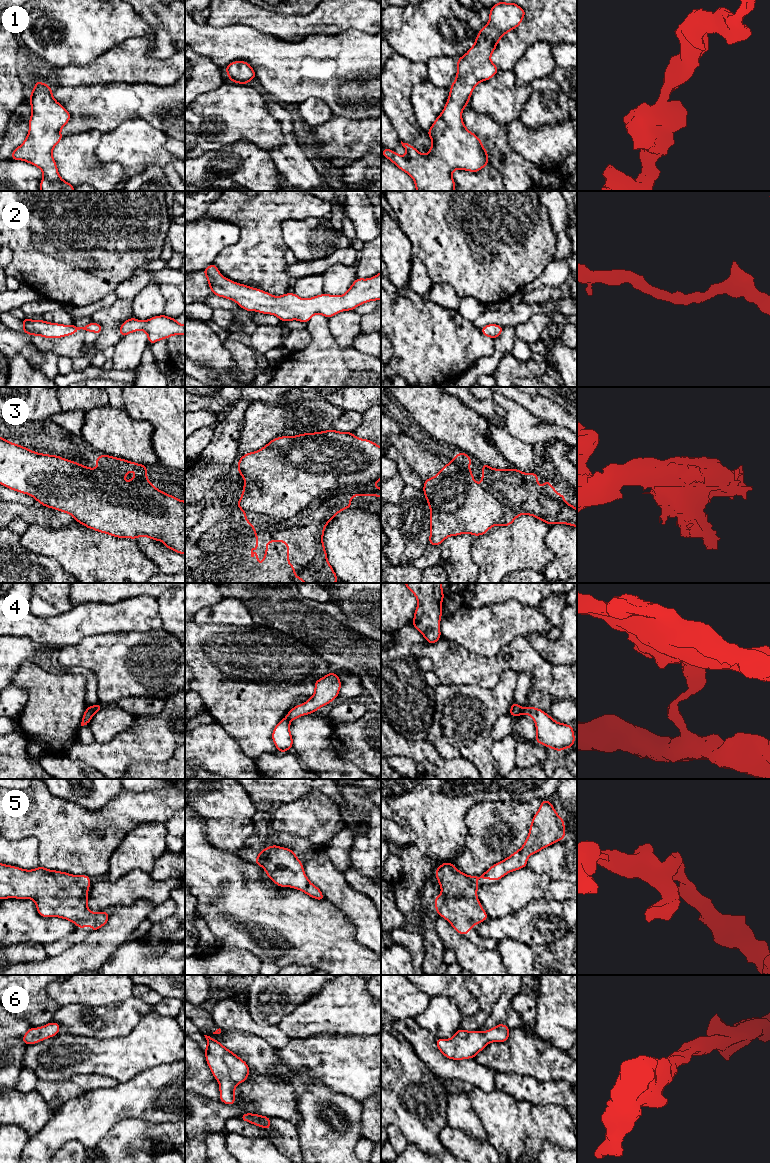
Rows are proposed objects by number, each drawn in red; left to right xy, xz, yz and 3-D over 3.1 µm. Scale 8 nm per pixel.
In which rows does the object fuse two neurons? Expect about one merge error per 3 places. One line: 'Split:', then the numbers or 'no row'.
Split: 4

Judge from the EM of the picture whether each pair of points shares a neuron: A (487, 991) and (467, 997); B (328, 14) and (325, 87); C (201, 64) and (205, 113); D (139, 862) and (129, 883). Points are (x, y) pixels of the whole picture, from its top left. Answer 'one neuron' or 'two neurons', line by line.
A: two neurons
B: two neurons
C: two neurons
D: two neurons

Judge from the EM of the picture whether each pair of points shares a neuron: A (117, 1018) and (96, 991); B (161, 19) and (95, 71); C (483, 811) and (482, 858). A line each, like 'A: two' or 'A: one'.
A: two
B: two
C: one

